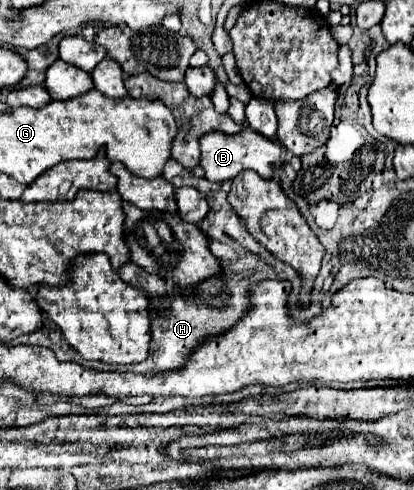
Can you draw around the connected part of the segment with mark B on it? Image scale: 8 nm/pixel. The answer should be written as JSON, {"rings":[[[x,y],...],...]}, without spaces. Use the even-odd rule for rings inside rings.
{"rings":[[[247,125],[237,135],[223,135],[221,131],[211,131],[211,133],[203,135],[203,139],[199,139],[199,143],[201,143],[201,167],[205,171],[205,179],[215,181],[215,183],[231,181],[245,169],[253,169],[263,179],[269,179],[275,173],[275,167],[279,169],[283,165],[281,145],[255,133]]]}

